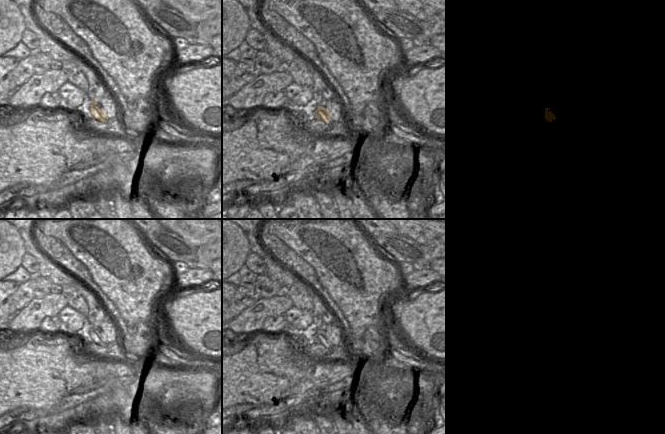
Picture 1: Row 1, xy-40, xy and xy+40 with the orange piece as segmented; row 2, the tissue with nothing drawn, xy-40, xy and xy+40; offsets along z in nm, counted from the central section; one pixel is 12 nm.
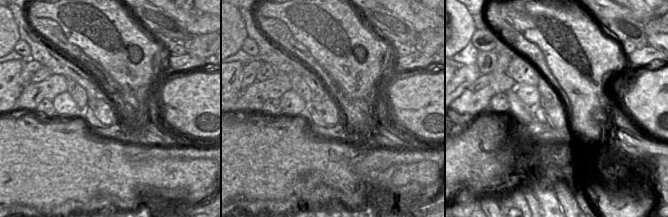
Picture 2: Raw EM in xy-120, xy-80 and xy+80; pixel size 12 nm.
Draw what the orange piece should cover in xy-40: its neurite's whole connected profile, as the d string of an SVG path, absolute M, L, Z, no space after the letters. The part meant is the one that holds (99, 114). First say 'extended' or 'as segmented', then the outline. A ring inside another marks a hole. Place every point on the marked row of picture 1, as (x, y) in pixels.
as segmented; M92 100L91 108L89 110L92 118L100 121L100 122L108 122L108 116L105 112L104 108L97 108L96 107L96 100Z

